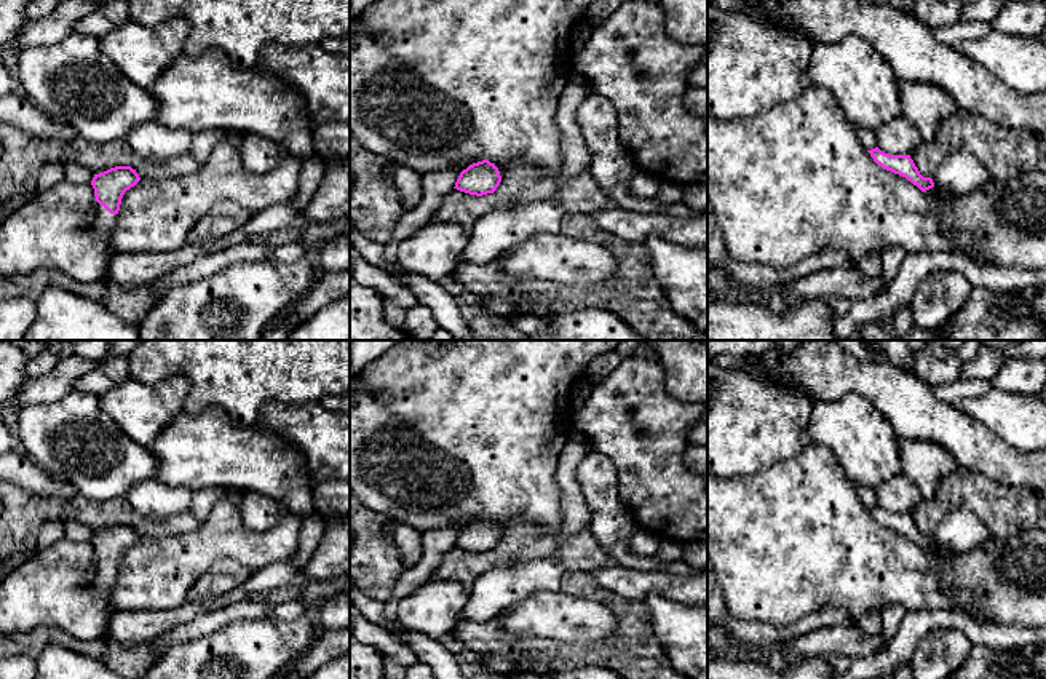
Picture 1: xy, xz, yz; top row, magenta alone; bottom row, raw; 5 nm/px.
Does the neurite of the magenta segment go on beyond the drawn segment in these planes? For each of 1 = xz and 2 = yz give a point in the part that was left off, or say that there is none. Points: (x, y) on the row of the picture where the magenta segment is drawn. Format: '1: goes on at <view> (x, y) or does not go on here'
1: does not go on here
2: does not go on here

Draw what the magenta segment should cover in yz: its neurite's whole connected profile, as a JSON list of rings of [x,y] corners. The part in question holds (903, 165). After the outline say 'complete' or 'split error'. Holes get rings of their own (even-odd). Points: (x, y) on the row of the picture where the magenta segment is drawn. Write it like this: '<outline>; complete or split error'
[[[878,147],[867,150],[874,161],[883,169],[899,174],[917,185],[921,192],[926,192],[934,187],[931,177],[923,177],[915,166],[910,155],[889,155],[882,152]]]; complete

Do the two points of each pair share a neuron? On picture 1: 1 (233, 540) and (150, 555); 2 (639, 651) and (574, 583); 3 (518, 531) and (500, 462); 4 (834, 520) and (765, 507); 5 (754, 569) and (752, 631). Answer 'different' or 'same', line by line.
1: same
2: same
3: different
4: same
5: different

